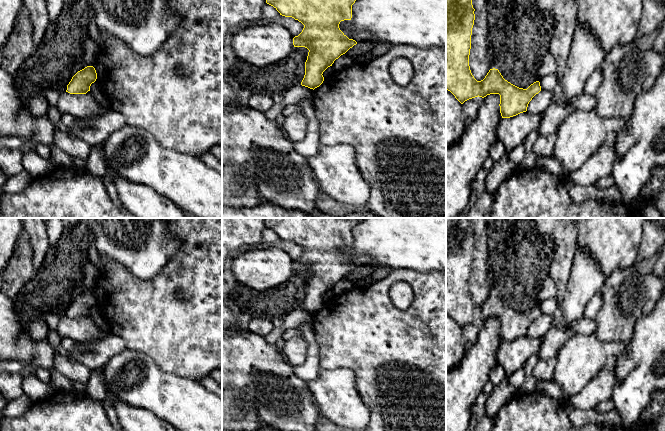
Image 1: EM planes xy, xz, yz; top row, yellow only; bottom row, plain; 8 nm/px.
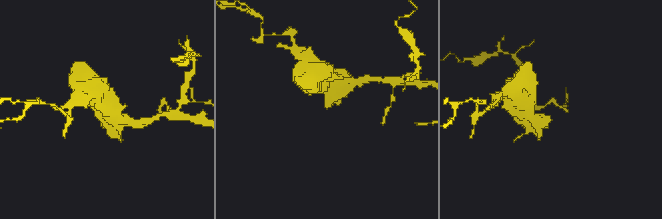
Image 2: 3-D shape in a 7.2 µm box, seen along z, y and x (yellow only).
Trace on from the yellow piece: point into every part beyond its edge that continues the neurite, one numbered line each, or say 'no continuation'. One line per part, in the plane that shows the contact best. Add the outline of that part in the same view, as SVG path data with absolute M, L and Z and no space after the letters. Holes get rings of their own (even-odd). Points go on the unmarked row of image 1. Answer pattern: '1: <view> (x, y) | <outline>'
no continuation

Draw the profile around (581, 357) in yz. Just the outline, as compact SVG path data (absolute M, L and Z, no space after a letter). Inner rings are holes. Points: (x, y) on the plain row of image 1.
M573 333L559 348L554 358L538 359L532 374L536 380L554 381L569 399L578 394L601 369L606 368L615 373L617 357L623 355L626 350L627 345L618 341L601 341L595 333Z

